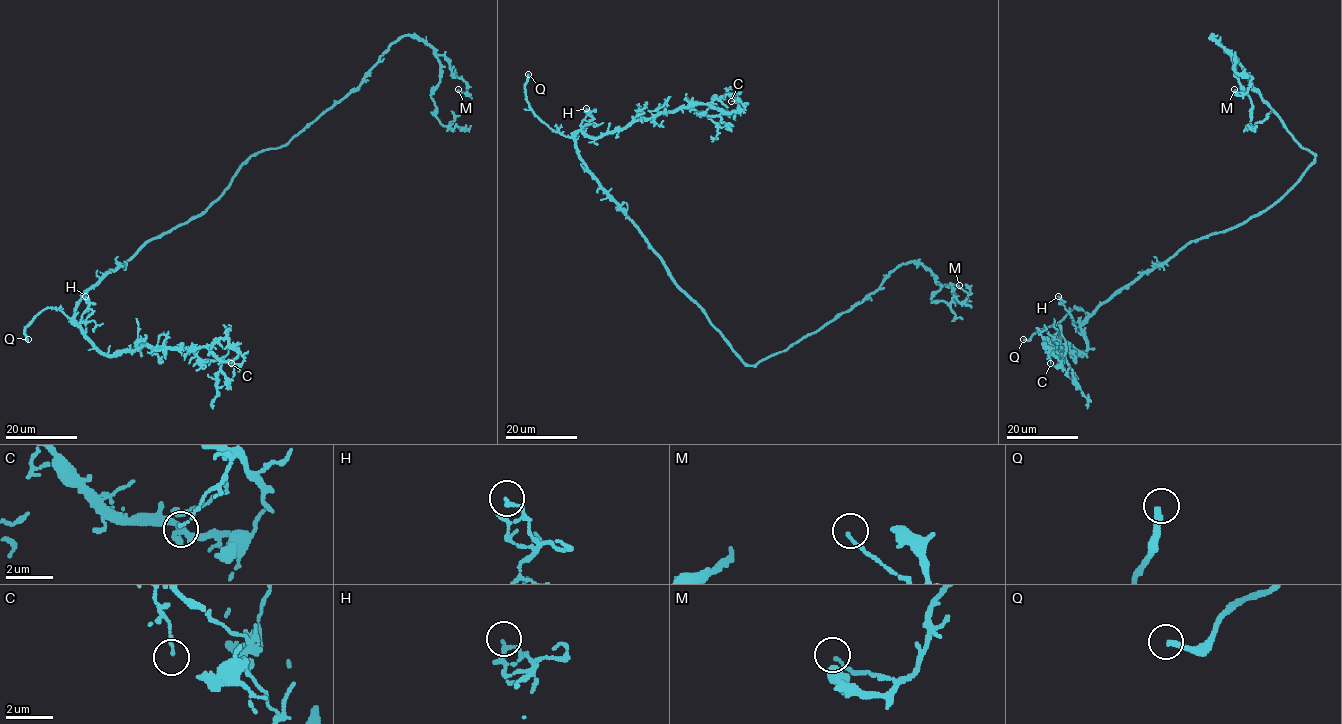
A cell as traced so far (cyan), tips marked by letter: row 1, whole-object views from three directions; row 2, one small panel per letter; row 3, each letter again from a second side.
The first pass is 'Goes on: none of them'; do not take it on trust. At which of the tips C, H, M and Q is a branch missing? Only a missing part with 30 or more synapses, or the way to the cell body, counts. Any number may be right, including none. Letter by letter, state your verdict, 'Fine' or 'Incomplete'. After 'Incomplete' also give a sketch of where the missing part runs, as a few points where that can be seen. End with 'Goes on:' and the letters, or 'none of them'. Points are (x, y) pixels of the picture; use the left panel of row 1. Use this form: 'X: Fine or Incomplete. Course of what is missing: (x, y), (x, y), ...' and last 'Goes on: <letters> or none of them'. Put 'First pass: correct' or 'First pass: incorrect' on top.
First pass: incorrect
C: Fine
H: Fine
M: Fine
Q: Incomplete
Goes on: Q

